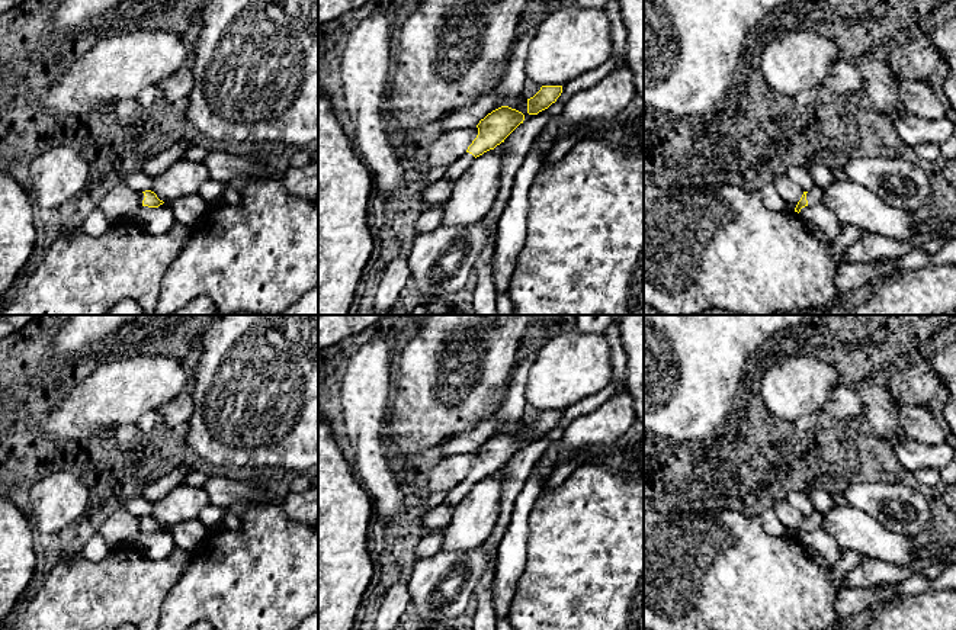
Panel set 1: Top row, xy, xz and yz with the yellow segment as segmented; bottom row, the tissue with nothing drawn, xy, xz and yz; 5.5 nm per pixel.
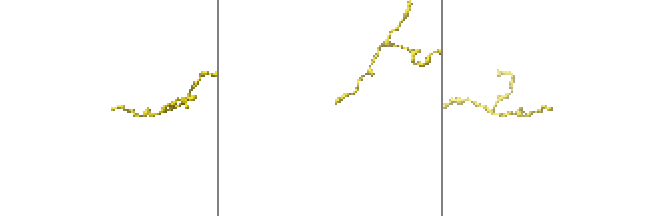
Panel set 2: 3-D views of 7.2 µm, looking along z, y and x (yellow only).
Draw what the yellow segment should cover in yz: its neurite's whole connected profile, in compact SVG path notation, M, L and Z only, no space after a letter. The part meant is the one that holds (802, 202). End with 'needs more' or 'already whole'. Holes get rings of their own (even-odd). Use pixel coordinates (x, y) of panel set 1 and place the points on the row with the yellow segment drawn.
M815 187L811 192L803 192L801 200L798 202L795 212L801 212L802 208L805 206L817 206L817 205L822 205L822 199L821 199L821 189Z | needs more

